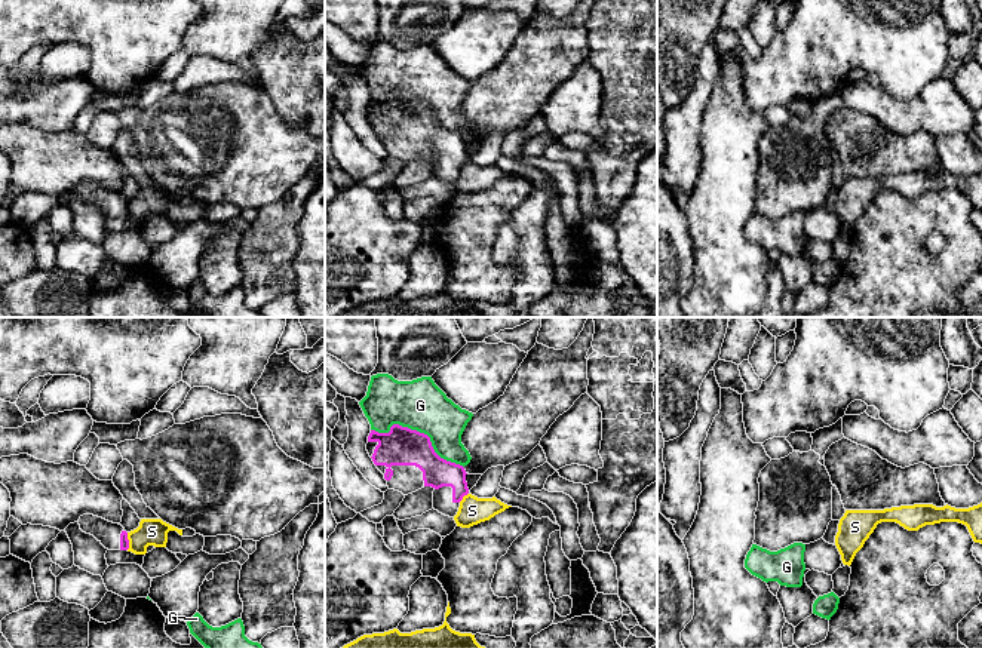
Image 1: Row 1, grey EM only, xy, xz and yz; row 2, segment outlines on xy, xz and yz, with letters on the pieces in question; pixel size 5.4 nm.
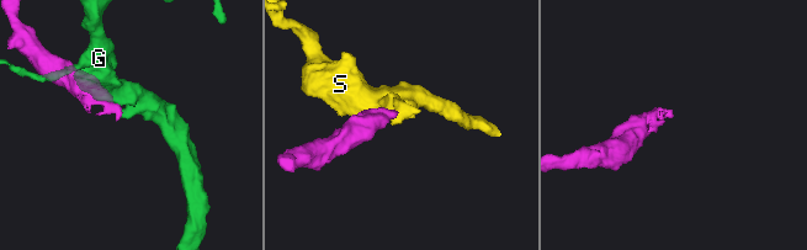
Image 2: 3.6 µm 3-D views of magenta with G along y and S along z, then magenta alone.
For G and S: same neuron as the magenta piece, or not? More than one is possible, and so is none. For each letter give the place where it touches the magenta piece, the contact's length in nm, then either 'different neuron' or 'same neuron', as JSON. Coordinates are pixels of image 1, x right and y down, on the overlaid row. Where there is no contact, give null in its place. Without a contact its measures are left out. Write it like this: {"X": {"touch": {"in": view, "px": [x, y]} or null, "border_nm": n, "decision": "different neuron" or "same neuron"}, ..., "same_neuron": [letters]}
{"G": {"touch": {"in": "xz", "px": [419, 432]}, "border_nm": 550, "decision": "different neuron"}, "S": {"touch": {"in": "xy", "px": [128, 541]}, "border_nm": 100, "decision": "different neuron"}, "same_neuron": []}

